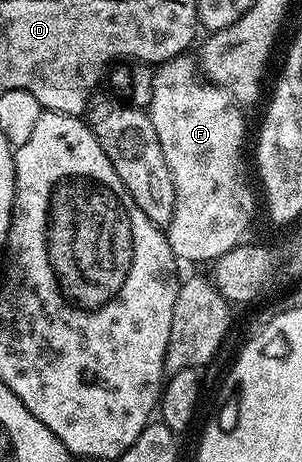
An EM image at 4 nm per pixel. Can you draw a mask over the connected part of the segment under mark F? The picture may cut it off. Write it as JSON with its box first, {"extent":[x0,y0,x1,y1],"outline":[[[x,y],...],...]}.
{"extent":[147,56,253,262],"outline":[[[192,56],[172,57],[156,66],[147,112],[151,123],[155,123],[155,135],[159,135],[159,147],[163,147],[163,159],[167,159],[175,187],[175,209],[167,226],[167,236],[178,262],[219,260],[227,251],[242,244],[244,237],[241,236],[253,221],[253,193],[241,162],[241,148],[245,145],[245,117],[241,109],[226,89],[202,77]]]}

